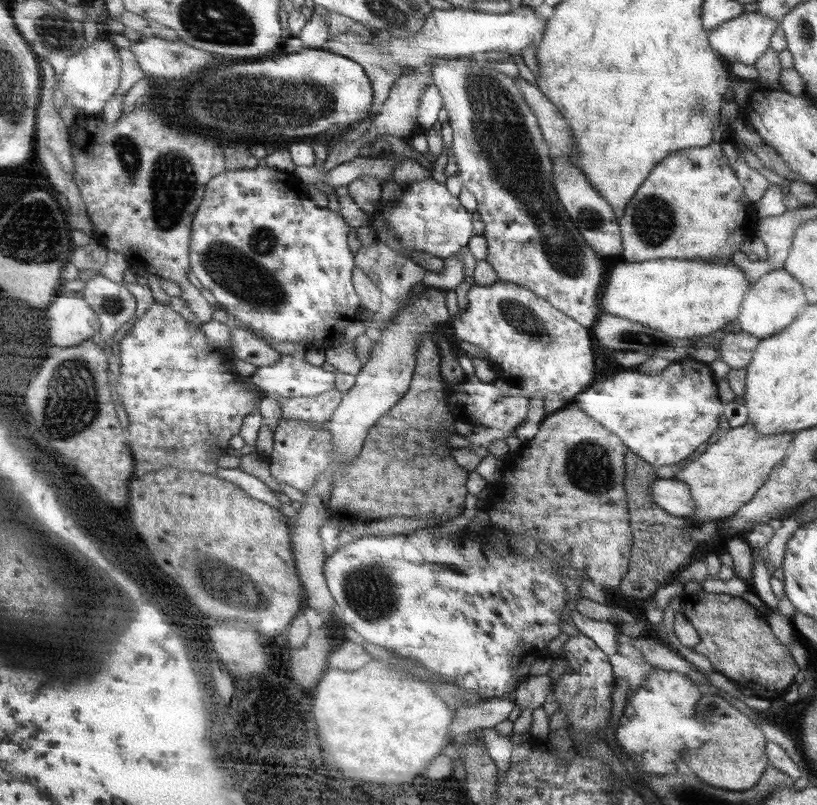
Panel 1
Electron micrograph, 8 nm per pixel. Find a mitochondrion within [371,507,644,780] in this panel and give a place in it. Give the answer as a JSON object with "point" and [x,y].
{"point":[458,571]}

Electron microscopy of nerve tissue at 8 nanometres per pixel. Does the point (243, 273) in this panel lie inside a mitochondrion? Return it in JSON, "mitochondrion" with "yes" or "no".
{"mitochondrion":"yes"}

